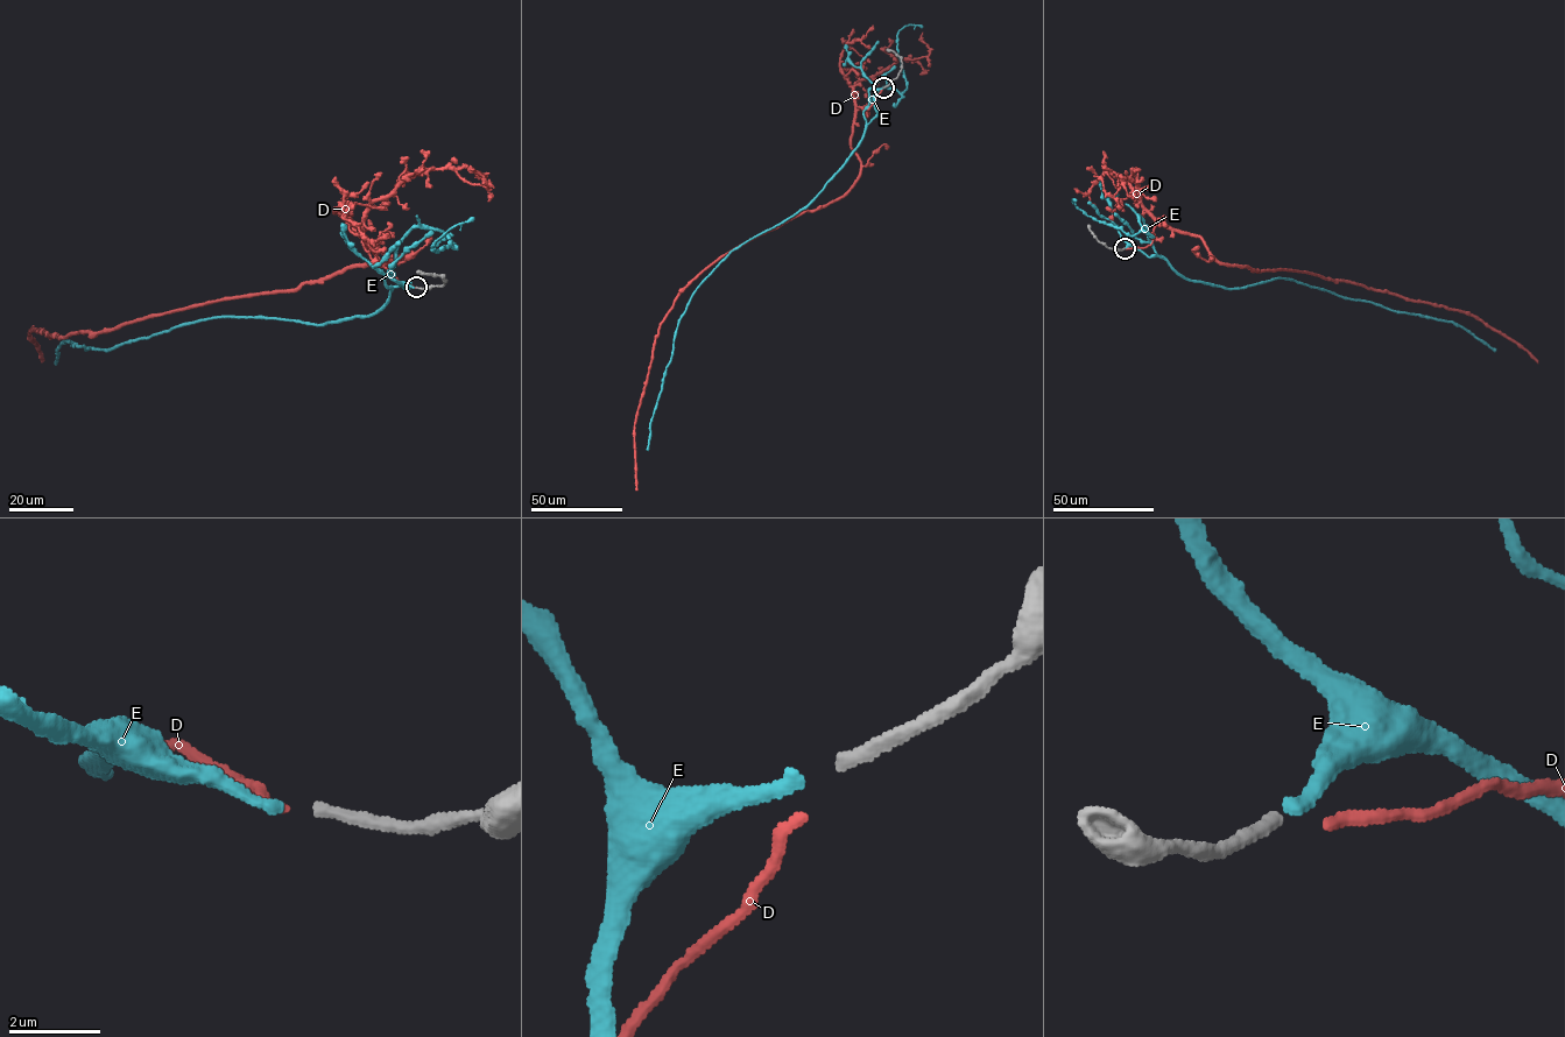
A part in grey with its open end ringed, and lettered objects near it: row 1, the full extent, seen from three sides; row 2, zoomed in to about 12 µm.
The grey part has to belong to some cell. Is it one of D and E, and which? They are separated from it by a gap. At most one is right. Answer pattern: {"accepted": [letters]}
{"accepted": ["E"]}

